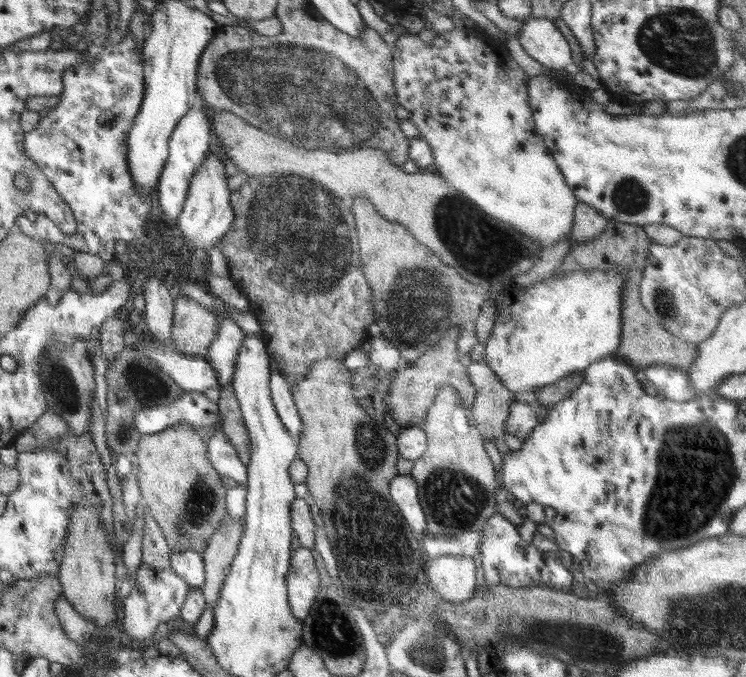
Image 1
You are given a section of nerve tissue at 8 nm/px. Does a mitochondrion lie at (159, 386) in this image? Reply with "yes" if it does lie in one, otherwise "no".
yes

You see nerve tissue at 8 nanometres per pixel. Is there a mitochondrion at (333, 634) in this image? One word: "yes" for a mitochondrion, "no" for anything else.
yes

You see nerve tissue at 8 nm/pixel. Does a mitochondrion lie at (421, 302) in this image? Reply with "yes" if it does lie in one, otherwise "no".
yes

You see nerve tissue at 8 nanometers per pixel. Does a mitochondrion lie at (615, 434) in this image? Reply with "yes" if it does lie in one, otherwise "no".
no

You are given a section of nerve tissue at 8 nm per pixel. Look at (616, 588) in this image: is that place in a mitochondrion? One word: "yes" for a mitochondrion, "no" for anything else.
no

